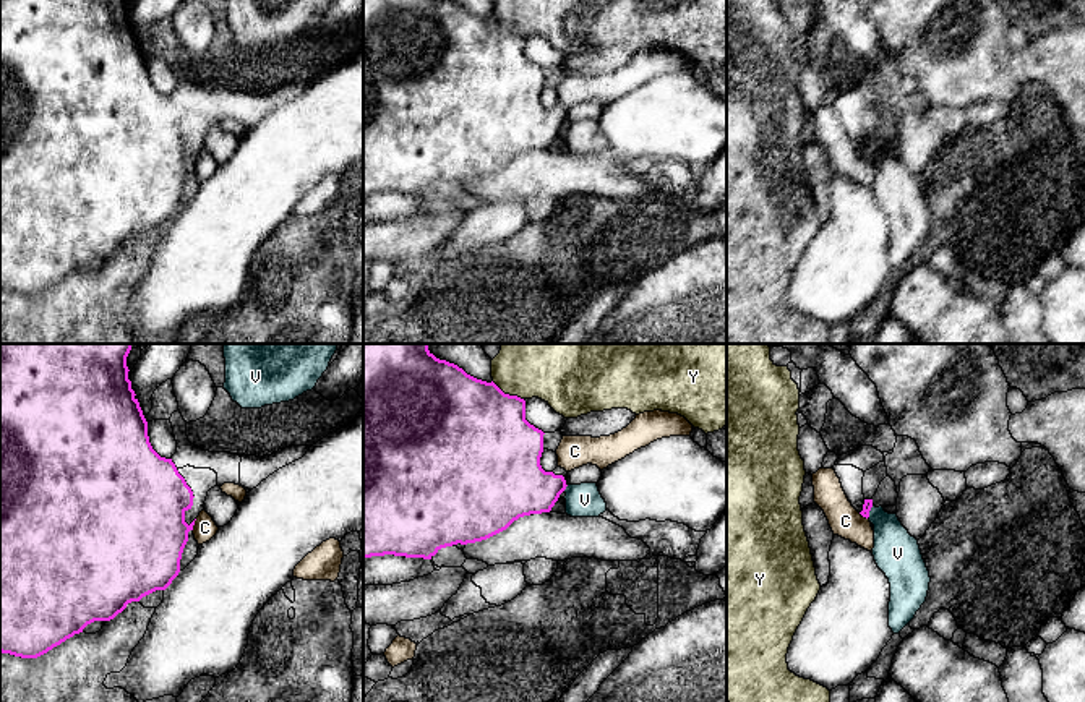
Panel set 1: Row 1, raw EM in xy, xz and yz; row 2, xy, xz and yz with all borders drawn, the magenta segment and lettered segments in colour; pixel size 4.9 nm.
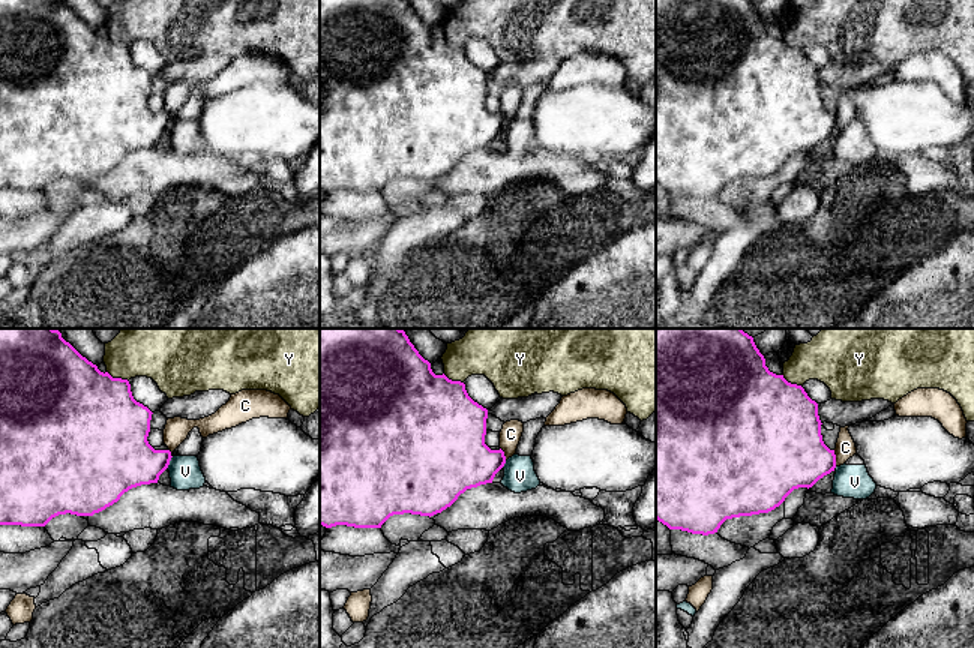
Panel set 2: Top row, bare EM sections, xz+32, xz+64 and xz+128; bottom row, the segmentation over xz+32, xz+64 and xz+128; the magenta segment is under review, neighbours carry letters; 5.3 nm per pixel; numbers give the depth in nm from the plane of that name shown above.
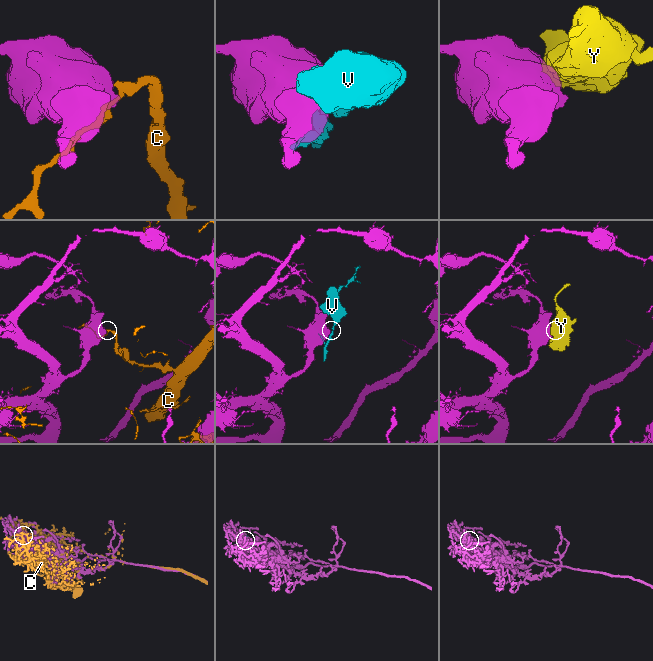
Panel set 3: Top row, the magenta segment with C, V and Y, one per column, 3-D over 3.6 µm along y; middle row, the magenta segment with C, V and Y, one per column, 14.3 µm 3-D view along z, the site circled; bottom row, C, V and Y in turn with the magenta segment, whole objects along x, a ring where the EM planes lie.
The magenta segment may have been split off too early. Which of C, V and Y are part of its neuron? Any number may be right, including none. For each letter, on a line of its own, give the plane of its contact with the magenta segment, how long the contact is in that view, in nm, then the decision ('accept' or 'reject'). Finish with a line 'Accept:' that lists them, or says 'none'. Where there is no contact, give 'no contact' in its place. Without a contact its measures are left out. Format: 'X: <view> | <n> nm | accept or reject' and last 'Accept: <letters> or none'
C: xy | 60 nm | reject
V: xz | 40 nm | reject
Y: xz | 180 nm | reject
Accept: none

